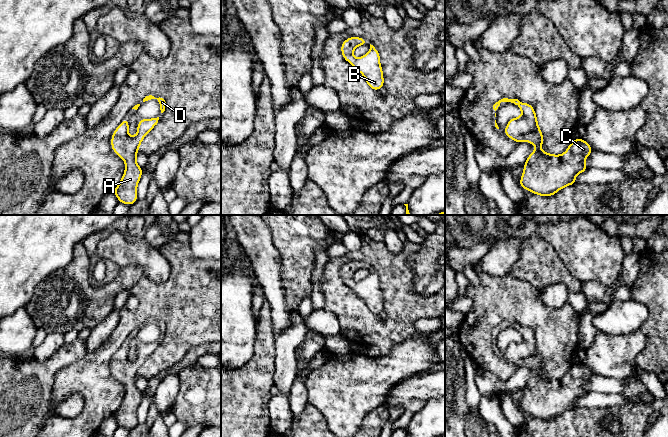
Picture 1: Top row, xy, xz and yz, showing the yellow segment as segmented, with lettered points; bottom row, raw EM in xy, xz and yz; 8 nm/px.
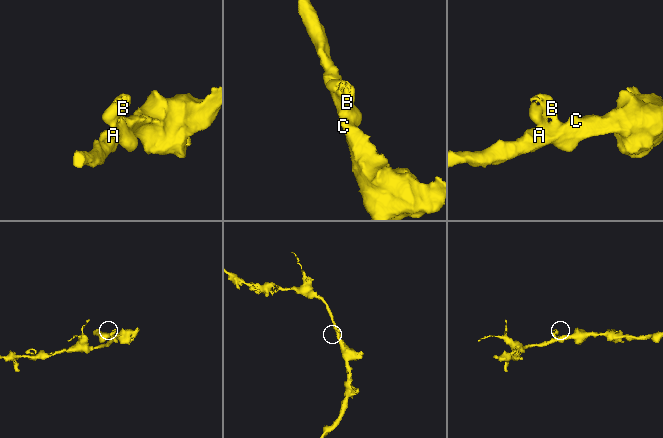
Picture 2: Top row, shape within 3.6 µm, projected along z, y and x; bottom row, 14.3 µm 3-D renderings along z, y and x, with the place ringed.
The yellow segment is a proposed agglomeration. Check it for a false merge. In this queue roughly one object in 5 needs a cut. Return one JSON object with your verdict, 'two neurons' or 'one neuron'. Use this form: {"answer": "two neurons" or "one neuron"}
{"answer": "one neuron"}

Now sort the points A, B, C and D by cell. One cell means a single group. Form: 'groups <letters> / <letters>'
groups A B C D

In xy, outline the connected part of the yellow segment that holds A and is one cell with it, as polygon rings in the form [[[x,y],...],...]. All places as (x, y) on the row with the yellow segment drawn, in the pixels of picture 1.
[[[159,117],[139,119],[135,137],[128,135],[129,119],[124,118],[111,136],[111,148],[125,162],[124,174],[112,191],[120,203],[132,205],[138,201],[137,186],[143,169],[137,164],[136,156],[144,137],[157,125]]]

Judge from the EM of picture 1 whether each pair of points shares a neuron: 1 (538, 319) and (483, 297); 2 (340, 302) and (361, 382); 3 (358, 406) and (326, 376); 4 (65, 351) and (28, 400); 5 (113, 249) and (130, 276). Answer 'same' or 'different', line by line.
1: same
2: different
3: same
4: same
5: different

